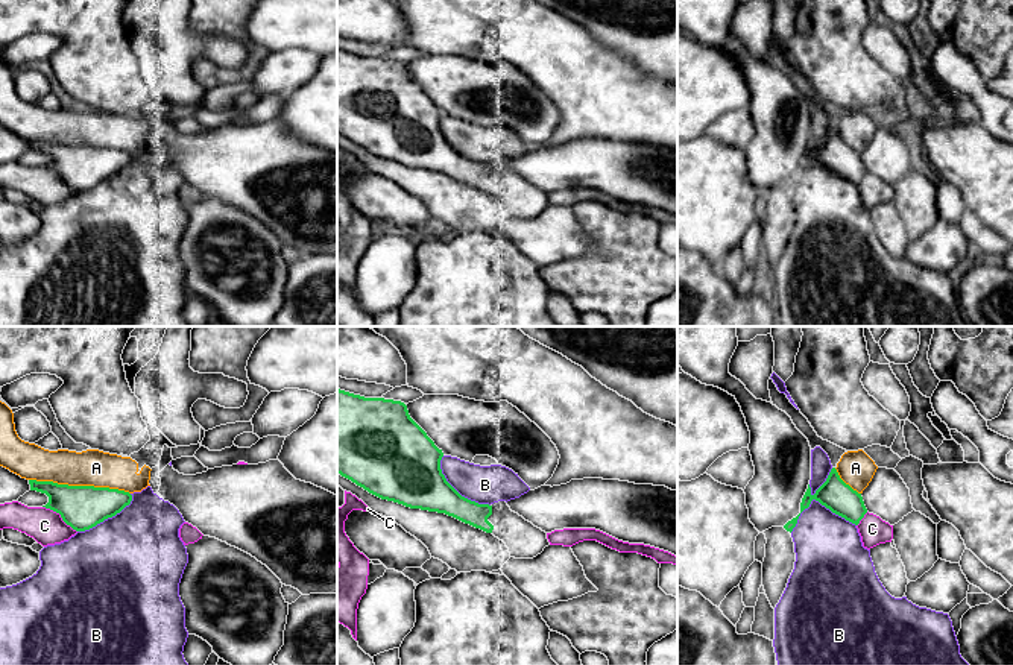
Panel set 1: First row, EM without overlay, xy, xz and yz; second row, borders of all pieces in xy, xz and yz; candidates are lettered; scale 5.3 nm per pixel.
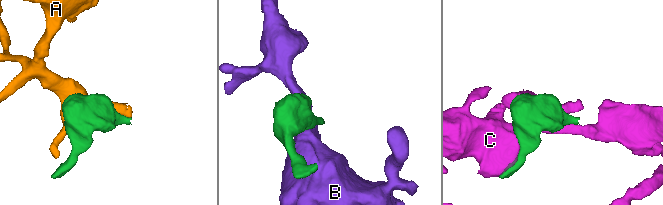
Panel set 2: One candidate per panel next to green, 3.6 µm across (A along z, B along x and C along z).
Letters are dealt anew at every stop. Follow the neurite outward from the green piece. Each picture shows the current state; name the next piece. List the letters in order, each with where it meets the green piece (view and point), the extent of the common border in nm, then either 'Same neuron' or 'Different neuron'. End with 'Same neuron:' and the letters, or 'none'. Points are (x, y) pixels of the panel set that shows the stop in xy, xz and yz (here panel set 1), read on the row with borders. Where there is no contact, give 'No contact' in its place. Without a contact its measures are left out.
A: Touches green at xy (79, 486). Shared border 550 nm. Different neuron
B: Touches green at yz (817, 500). Shared border 360 nm. Different neuron
C: Touches green at xy (61, 516). Shared border 240 nm. Different neuron
Same neuron: none

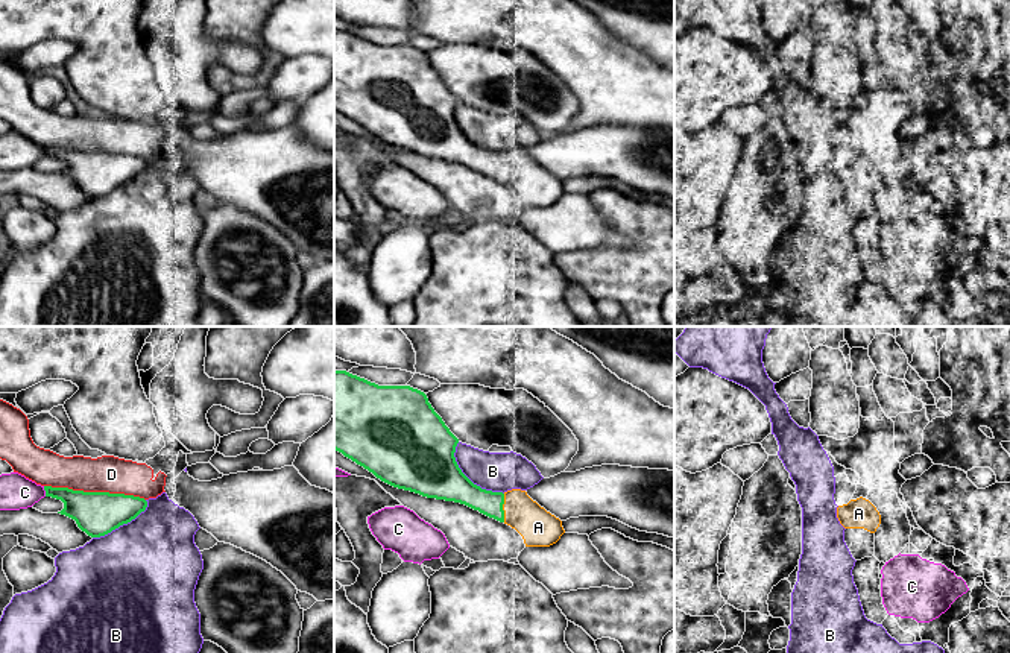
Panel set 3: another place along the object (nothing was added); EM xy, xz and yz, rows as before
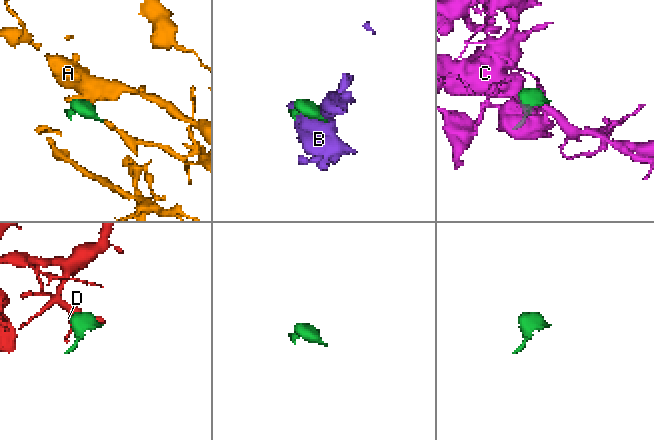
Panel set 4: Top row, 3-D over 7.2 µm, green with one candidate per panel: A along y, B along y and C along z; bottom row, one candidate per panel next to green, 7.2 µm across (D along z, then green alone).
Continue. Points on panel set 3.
A: Touches green at xz (501, 507). Shared border 150 nm. Same neuron
B: Touches green at xz (467, 477). Shared border 380 nm. Different neuron
C: Touches green at xy (44, 489). Shared border 60 nm. Different neuron
D: Touches green at xy (94, 492). Shared border 550 nm. Different neuron
Same neuron: A

